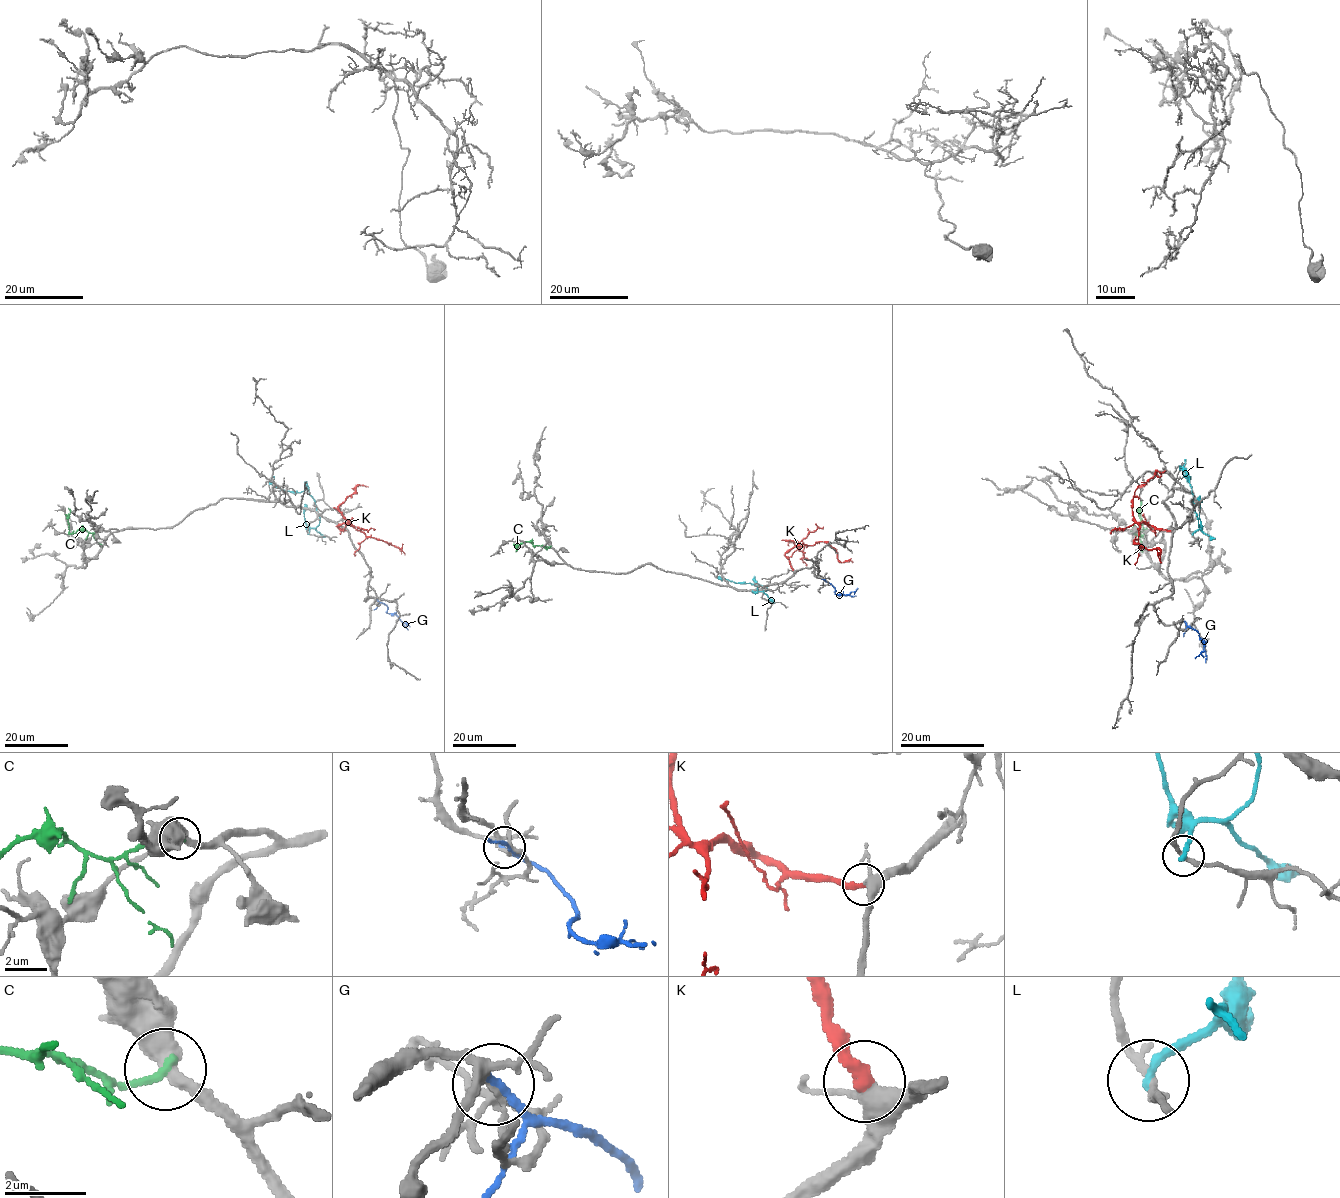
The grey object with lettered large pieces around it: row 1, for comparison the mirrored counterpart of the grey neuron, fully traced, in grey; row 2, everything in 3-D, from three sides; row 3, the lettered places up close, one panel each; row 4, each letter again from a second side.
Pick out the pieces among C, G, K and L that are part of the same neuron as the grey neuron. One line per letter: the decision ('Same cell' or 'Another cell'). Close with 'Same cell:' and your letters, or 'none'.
C: Another cell
G: Another cell
K: Same cell
L: Another cell
Same cell: K

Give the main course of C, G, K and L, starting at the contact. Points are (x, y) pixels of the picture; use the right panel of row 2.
C: (1140, 530), (1139, 535), (1137, 529), (1133, 531), (1142, 535), (1140, 501)
G: (1184, 622), (1203, 640), (1204, 649), (1195, 658)
K: (1171, 530), (1156, 529), (1142, 522), (1138, 538), (1134, 540), (1146, 549), (1161, 551), (1161, 563)
L: (1192, 535), (1199, 528), (1190, 476), (1188, 480), (1183, 474), (1184, 459)

